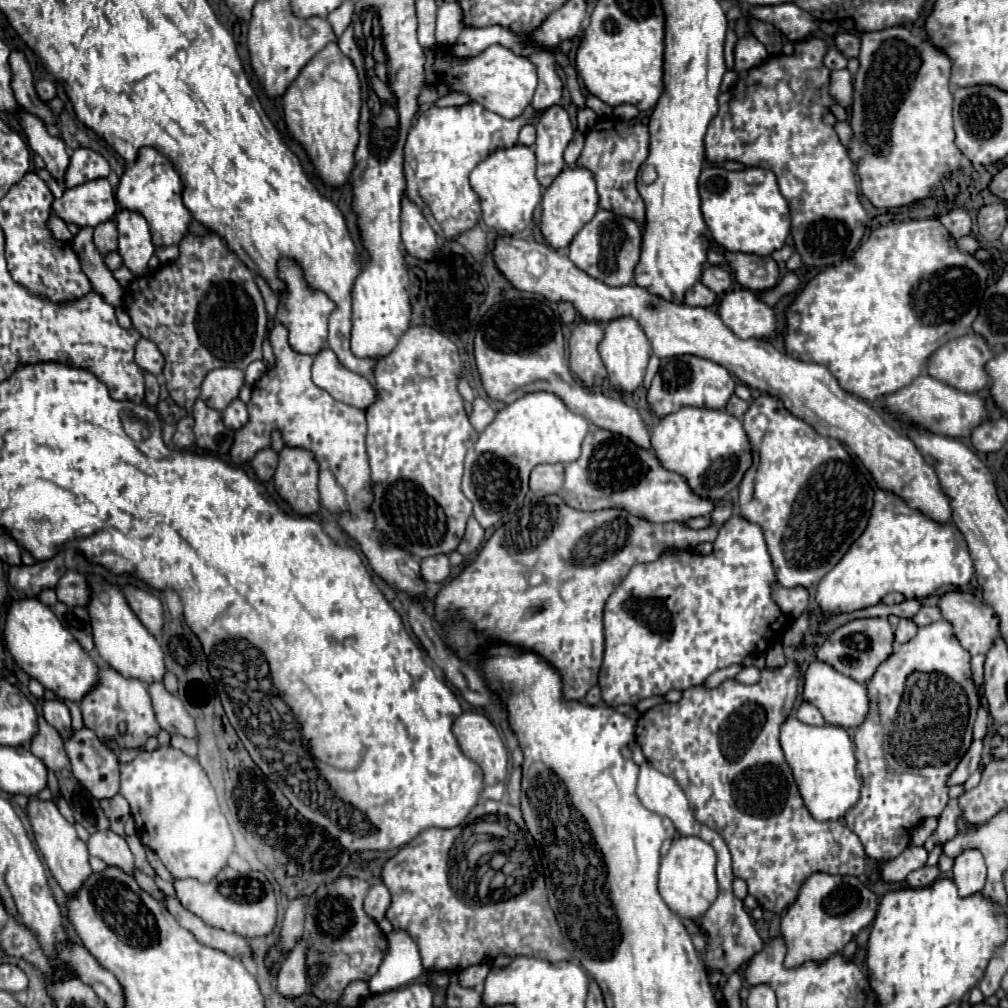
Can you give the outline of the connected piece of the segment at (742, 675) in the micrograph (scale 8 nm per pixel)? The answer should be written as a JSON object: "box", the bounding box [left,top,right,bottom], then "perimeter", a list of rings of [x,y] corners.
{"box":[734,667,760,685],"perimeter":[[[746,667],[734,679],[740,681],[740,683],[744,683],[744,685],[754,685],[756,681],[760,681],[760,669],[758,667]]]}

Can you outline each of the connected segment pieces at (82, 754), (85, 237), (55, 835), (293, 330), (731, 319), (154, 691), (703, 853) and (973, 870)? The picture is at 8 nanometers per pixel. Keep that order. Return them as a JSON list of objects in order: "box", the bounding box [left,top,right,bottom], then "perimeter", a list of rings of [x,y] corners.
[{"box":[64,727,120,799],"perimeter":[[[82,727],[74,731],[68,739],[64,739],[64,749],[72,765],[72,775],[80,781],[80,785],[86,787],[86,791],[96,799],[108,799],[114,797],[120,789],[120,773],[118,773],[118,757],[110,749],[104,747],[104,743],[92,733],[90,729]]]},{"box":[72,227,122,307],"perimeter":[[[82,227],[78,235],[72,239],[72,249],[76,249],[76,255],[80,257],[80,267],[84,269],[84,275],[88,277],[92,291],[100,293],[104,301],[108,301],[112,307],[122,305],[122,287],[114,279],[112,271],[104,265],[102,255],[96,251],[92,243],[92,227]]]},{"box":[26,797,92,895],"perimeter":[[[30,797],[28,805],[26,805],[26,813],[28,813],[28,819],[30,819],[30,825],[32,825],[32,831],[34,831],[34,839],[36,839],[36,845],[52,873],[52,877],[56,879],[56,883],[62,887],[62,891],[66,895],[74,893],[80,889],[80,885],[88,879],[88,875],[92,875],[92,869],[88,865],[88,849],[86,849],[86,843],[78,839],[76,835],[76,829],[72,823],[68,823],[54,801],[42,801],[38,797]]]},{"box":[276,257,336,355],"perimeter":[[[282,257],[278,261],[278,277],[284,281],[284,291],[278,293],[278,313],[276,313],[276,321],[280,321],[286,329],[288,329],[288,343],[292,345],[292,349],[296,349],[296,353],[306,353],[306,355],[314,355],[320,349],[326,347],[326,335],[328,335],[328,317],[330,313],[336,309],[334,301],[318,291],[312,289],[306,279],[304,279],[304,271],[300,269],[300,265],[294,259]]]},{"box":[718,289,776,339],"perimeter":[[[732,289],[718,301],[718,313],[724,325],[740,339],[772,337],[776,331],[774,311],[762,303],[750,289]]]},{"box":[148,681,196,739],"perimeter":[[[154,681],[152,685],[148,685],[148,693],[150,693],[150,699],[152,699],[156,721],[162,729],[166,729],[170,733],[186,735],[190,739],[196,737],[194,719],[188,715],[182,701],[176,695],[166,691],[164,683]]]},{"box":[658,837,718,919],"perimeter":[[[676,837],[660,863],[658,891],[664,903],[680,917],[696,919],[706,913],[718,895],[716,883],[716,851],[700,837]]]},{"box":[954,849,986,897],"perimeter":[[[968,849],[954,859],[954,881],[960,897],[970,897],[984,889],[986,865],[980,851]]]}]

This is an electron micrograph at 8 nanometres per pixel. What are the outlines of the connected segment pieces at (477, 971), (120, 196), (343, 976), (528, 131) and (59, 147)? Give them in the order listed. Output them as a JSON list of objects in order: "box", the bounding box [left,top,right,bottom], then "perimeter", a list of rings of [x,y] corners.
[{"box":[460,963,490,989],"perimeter":[[[488,963],[472,965],[472,967],[464,969],[464,971],[460,971],[460,985],[462,987],[470,987],[470,989],[474,989],[474,987],[480,989],[484,979],[486,979],[486,975],[488,975],[488,971],[490,971]]]},{"box":[116,147,192,247],"perimeter":[[[142,147],[138,151],[134,165],[130,165],[124,171],[124,175],[120,177],[118,189],[116,189],[116,199],[124,209],[132,209],[148,221],[148,225],[152,229],[152,243],[156,247],[178,245],[188,231],[188,223],[190,223],[192,215],[186,209],[186,205],[182,203],[180,175],[172,167],[170,159],[166,159],[152,147]]]},{"box":[304,877,388,1003],"perimeter":[[[336,877],[334,881],[330,881],[326,885],[320,885],[314,893],[308,895],[308,913],[304,917],[304,939],[308,943],[306,971],[314,963],[324,965],[324,979],[310,981],[310,977],[308,977],[308,983],[312,983],[312,995],[318,997],[324,1003],[336,1003],[348,983],[358,981],[358,979],[368,981],[378,971],[378,967],[384,959],[384,953],[388,949],[386,935],[378,929],[376,921],[364,913],[362,901],[364,901],[366,893],[368,893],[368,883],[366,881],[362,881],[358,877]]]},{"box":[518,125,536,147],"perimeter":[[[524,125],[524,127],[520,129],[520,137],[518,137],[518,141],[520,141],[522,145],[532,147],[534,141],[536,141],[536,129],[534,129],[534,125]]]},{"box":[16,107,70,183],"perimeter":[[[20,107],[20,117],[16,117],[16,119],[26,133],[30,149],[36,151],[44,159],[50,175],[58,183],[62,183],[64,171],[68,167],[68,161],[70,161],[70,155],[66,153],[64,141],[60,137],[48,135],[44,121],[40,121],[38,117],[32,117],[32,113],[28,113],[24,107]]]}]

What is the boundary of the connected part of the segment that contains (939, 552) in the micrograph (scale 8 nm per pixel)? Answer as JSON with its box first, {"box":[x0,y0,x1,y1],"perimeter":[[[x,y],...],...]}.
{"box":[816,489,974,617],"perimeter":[[[878,489],[866,531],[852,543],[852,547],[838,561],[838,565],[818,583],[816,603],[828,617],[828,613],[852,613],[856,609],[866,609],[868,605],[878,605],[886,593],[894,591],[902,593],[906,599],[924,599],[938,589],[962,587],[972,577],[974,577],[972,557],[956,525],[940,525],[922,515],[918,509],[908,507],[906,501],[902,501],[898,495]]]}

